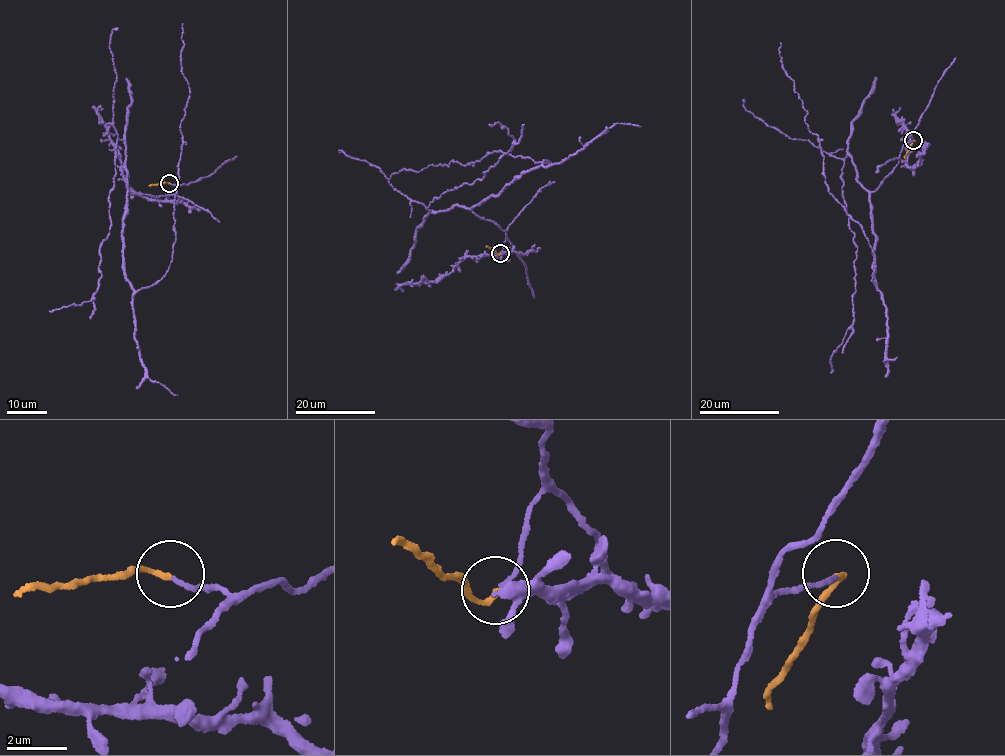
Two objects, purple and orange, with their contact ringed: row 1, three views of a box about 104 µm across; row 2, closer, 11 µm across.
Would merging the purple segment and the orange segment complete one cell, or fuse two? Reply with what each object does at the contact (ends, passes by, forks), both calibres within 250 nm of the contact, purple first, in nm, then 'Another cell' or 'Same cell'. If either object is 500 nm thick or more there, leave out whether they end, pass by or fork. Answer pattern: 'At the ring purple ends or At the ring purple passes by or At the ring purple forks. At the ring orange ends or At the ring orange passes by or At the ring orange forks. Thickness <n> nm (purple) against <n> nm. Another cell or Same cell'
At the ring purple ends. At the ring orange ends. Thickness 150 nm (purple) against 180 nm. Same cell

